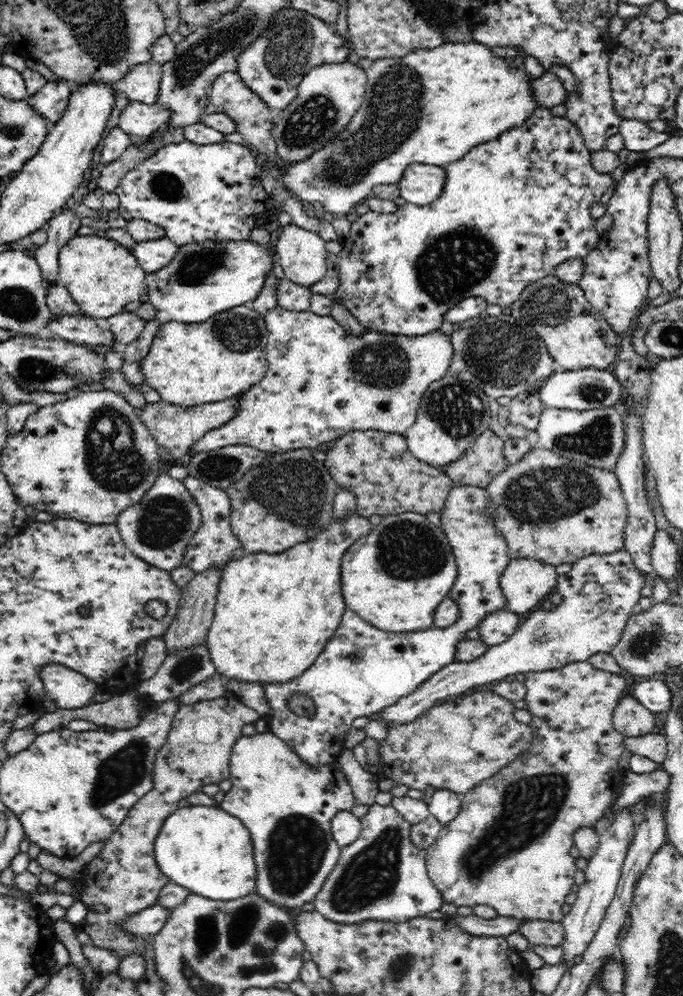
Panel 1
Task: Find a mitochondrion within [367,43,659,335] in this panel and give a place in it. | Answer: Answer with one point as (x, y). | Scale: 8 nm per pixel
(455, 261)

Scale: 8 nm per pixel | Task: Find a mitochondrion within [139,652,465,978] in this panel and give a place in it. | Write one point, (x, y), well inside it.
(372, 875)

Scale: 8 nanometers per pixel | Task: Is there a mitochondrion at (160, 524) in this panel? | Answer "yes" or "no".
yes

